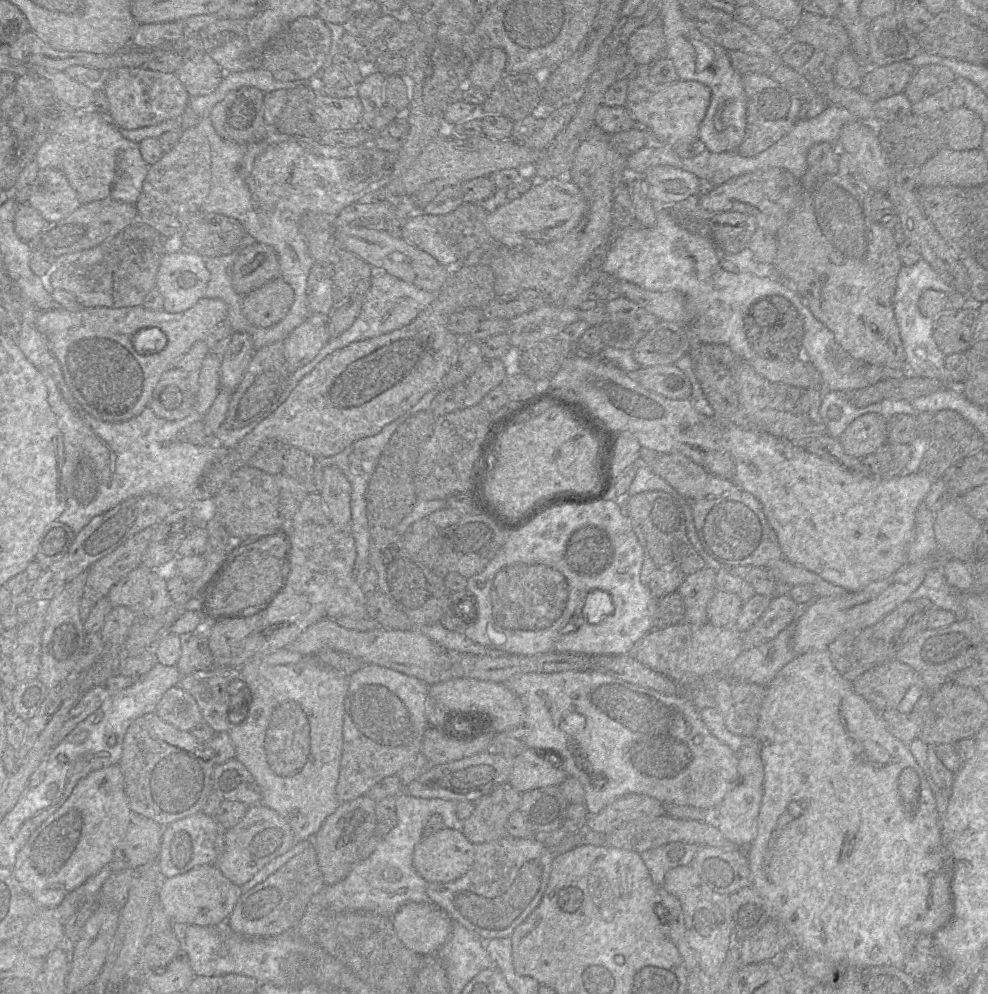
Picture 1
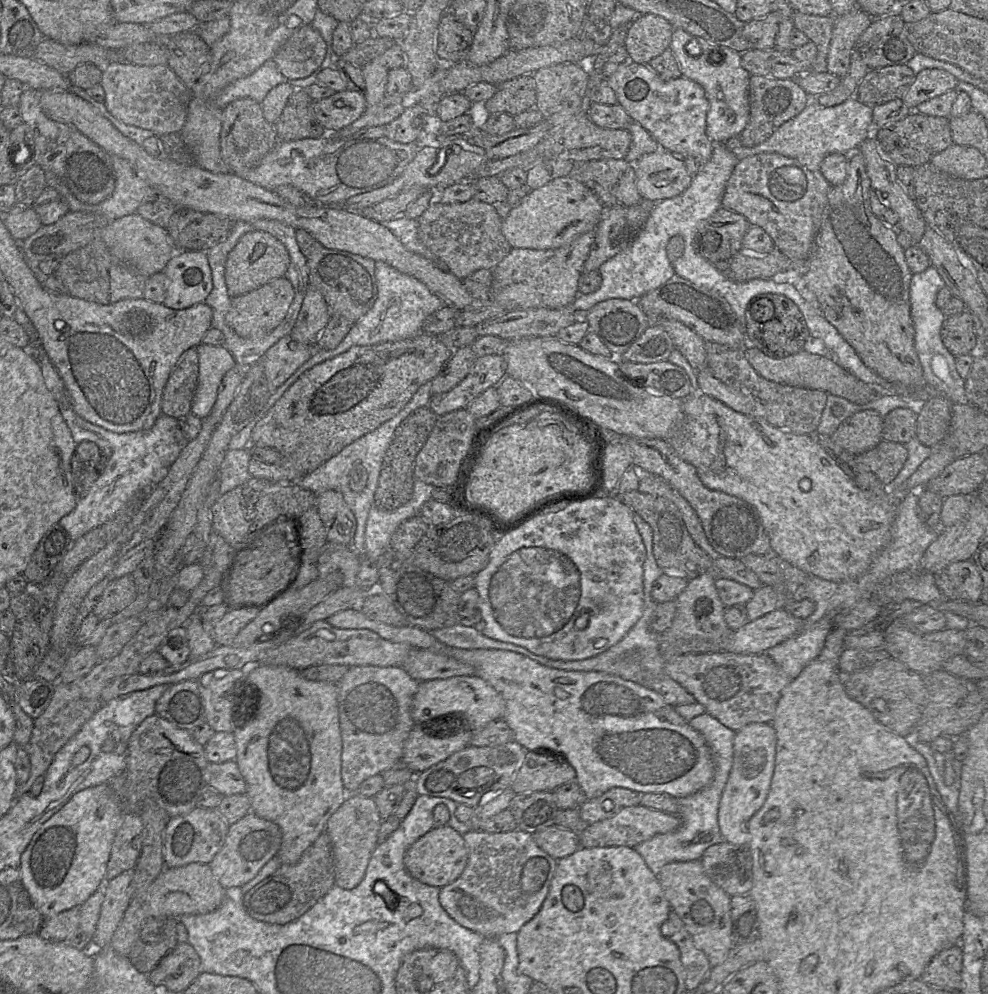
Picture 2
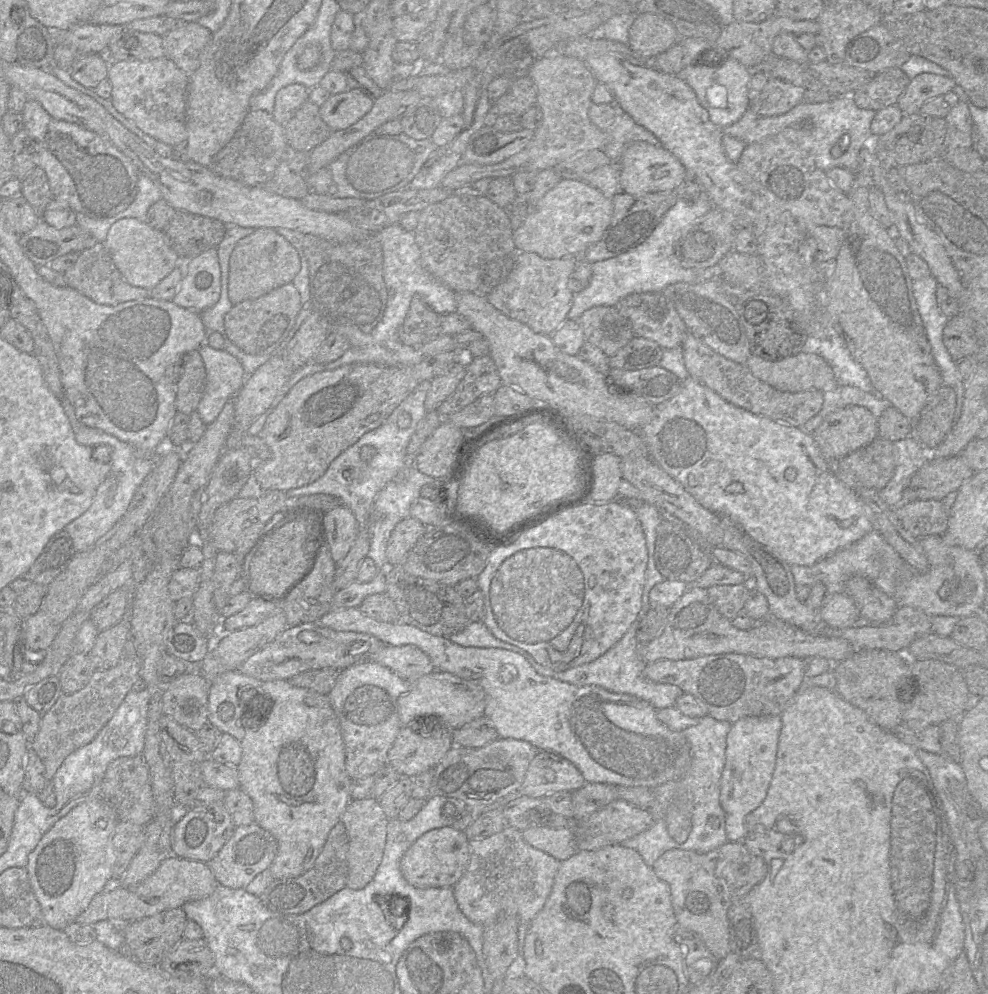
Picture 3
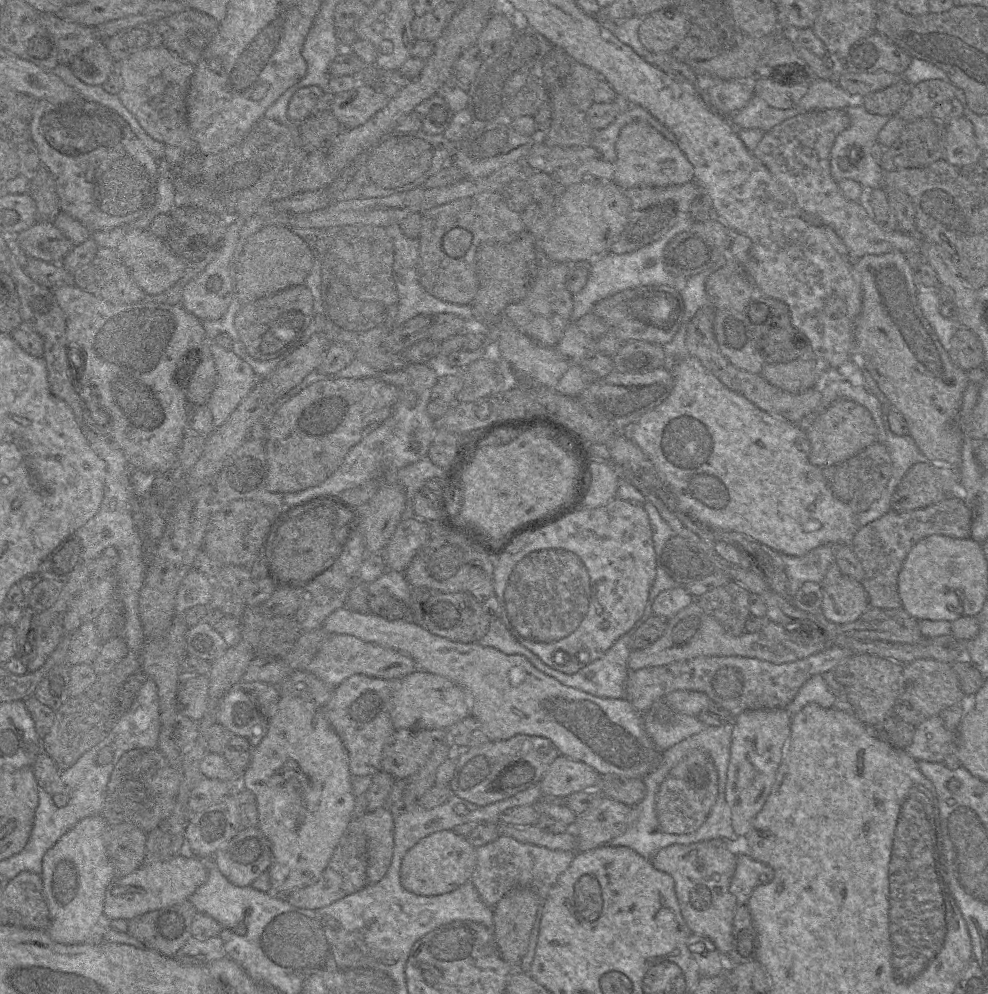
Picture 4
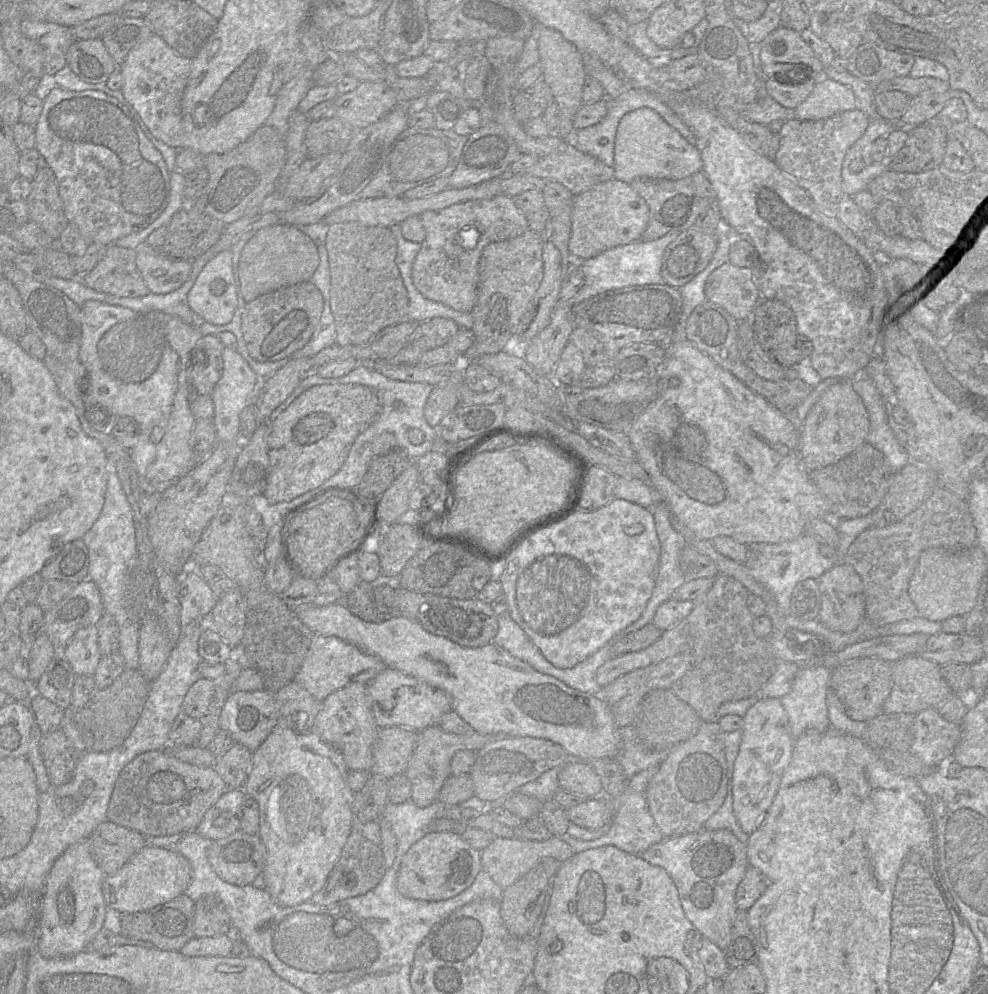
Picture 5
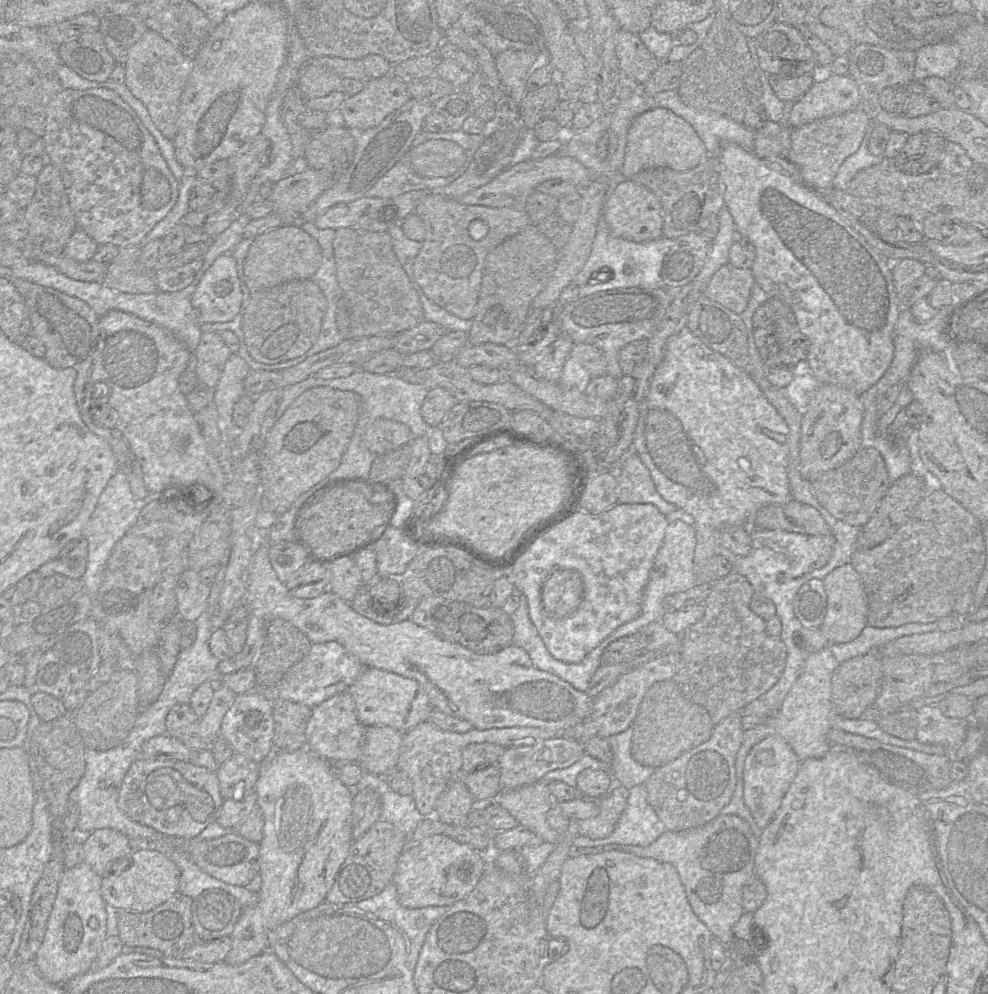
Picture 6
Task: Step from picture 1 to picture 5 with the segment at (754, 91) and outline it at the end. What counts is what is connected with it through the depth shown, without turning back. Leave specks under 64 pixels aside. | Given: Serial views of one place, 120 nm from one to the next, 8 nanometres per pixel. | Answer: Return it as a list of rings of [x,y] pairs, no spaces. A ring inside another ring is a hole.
[[[787,76],[775,77],[765,81],[767,96],[786,109],[793,109],[802,102],[811,92],[814,80],[794,81],[786,80]],[[799,83],[797,85],[792,85]]]

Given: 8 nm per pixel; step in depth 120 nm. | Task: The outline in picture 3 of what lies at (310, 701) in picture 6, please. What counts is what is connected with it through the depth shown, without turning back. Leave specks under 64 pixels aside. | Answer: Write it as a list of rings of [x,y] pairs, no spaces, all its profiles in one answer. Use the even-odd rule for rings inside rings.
[[[383,645],[368,661],[389,668],[405,680],[417,679],[436,670],[430,658],[415,646]]]

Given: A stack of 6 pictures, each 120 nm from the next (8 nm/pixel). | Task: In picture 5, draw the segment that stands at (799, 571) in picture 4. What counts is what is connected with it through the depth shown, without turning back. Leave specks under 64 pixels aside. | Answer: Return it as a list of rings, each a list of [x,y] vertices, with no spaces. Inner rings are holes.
[[[804,533],[797,538],[782,543],[752,543],[748,545],[745,565],[754,578],[775,596],[780,612],[791,613],[791,597],[796,584],[808,578],[818,578],[834,566],[827,557],[820,554],[820,543],[812,535]]]

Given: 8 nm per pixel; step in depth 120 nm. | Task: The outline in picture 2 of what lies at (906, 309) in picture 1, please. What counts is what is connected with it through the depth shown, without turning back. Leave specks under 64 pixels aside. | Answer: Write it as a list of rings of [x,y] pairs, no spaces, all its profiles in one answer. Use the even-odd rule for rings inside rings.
[[[930,265],[925,271],[913,274],[910,282],[910,313],[914,327],[914,345],[923,370],[924,383],[944,395],[952,404],[968,403],[965,380],[956,369],[955,356],[943,345],[941,327],[946,316],[936,304],[937,293],[946,287],[941,275]]]

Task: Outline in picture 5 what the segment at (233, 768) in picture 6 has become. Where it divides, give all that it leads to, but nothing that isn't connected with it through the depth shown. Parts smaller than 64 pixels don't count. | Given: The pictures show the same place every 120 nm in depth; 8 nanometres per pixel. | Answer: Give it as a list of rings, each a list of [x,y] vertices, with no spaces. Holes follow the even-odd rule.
[[[234,743],[213,766],[229,788],[243,789],[253,765],[253,753],[246,746]]]

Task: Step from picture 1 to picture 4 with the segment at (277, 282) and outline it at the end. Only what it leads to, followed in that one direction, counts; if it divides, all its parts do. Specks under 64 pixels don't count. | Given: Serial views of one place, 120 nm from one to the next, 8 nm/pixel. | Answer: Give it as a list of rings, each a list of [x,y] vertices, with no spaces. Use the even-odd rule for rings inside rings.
[[[301,284],[244,305],[235,317],[234,325],[252,358],[272,360],[298,348],[312,318],[313,296],[311,291]]]

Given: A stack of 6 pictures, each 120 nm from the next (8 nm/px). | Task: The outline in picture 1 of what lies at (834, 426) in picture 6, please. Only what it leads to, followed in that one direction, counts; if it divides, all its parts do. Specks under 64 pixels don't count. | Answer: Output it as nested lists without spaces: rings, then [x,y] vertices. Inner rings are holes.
[[[877,413],[861,415],[838,439],[848,455],[866,458],[887,442],[887,420]]]

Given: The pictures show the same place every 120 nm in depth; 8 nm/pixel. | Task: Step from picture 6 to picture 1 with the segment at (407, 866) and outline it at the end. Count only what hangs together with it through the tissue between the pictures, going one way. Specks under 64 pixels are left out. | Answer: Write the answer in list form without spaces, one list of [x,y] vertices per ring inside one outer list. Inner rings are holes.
[[[443,828],[415,846],[413,865],[428,883],[450,882],[463,876],[475,861],[475,845],[455,829]]]

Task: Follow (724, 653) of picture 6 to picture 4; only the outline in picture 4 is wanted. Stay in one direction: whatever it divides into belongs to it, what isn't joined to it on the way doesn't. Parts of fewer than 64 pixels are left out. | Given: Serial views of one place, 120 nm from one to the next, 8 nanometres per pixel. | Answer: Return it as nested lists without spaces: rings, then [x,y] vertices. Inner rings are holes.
[[[731,580],[725,585],[714,588],[698,598],[698,605],[714,617],[724,629],[735,636],[745,630],[745,623],[750,615],[750,592],[741,584]]]

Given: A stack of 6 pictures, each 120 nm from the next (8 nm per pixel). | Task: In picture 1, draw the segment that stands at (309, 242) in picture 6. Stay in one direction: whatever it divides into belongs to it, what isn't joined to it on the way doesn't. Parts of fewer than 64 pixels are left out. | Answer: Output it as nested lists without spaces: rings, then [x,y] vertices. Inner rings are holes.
[[[259,242],[240,251],[231,271],[233,288],[240,295],[246,295],[277,277],[279,264],[274,249]]]

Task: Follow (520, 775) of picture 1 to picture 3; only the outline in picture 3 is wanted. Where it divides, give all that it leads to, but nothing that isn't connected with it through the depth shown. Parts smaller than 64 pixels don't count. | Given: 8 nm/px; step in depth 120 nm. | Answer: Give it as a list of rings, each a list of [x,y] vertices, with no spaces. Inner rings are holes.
[[[541,750],[530,762],[519,793],[531,798],[545,798],[561,792],[575,792],[586,785],[578,768],[567,759]]]

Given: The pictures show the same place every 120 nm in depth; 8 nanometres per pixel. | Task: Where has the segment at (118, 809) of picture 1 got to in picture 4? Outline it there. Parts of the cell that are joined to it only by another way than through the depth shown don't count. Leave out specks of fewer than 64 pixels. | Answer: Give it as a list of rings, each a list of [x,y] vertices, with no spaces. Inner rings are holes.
[[[102,814],[88,816],[61,836],[43,856],[40,876],[48,908],[48,925],[45,930],[50,938],[57,943],[84,943],[94,925],[101,923],[109,927],[110,920],[104,917],[103,906],[106,889],[114,880],[114,869],[103,841],[103,833],[107,825],[108,822]]]

